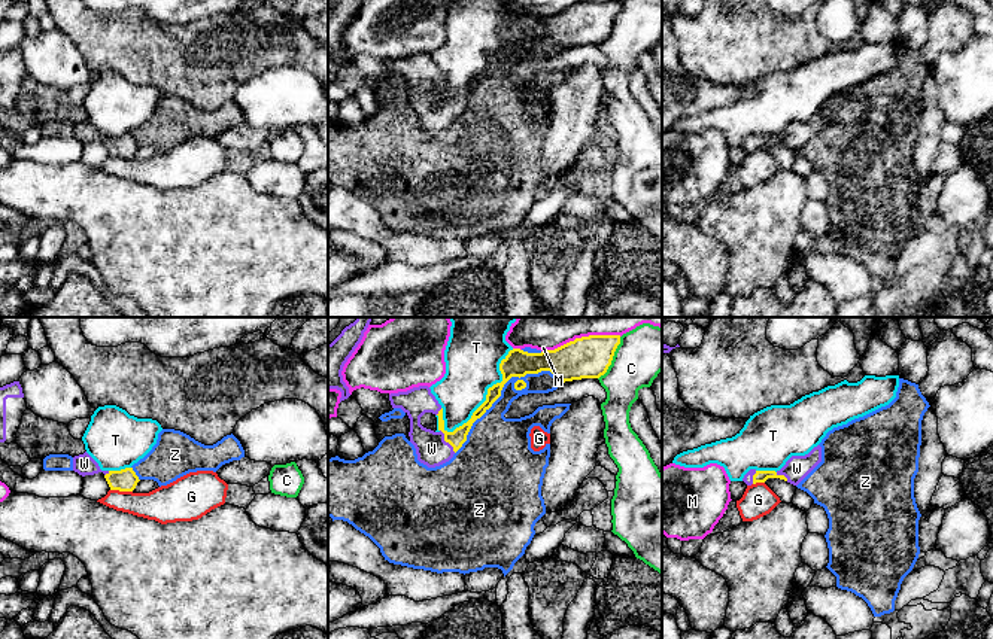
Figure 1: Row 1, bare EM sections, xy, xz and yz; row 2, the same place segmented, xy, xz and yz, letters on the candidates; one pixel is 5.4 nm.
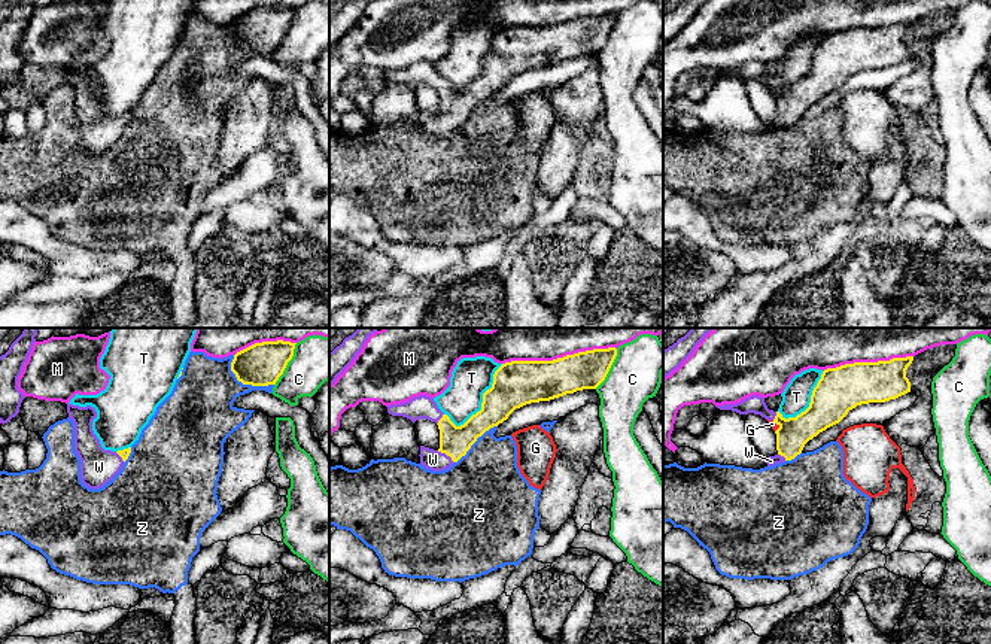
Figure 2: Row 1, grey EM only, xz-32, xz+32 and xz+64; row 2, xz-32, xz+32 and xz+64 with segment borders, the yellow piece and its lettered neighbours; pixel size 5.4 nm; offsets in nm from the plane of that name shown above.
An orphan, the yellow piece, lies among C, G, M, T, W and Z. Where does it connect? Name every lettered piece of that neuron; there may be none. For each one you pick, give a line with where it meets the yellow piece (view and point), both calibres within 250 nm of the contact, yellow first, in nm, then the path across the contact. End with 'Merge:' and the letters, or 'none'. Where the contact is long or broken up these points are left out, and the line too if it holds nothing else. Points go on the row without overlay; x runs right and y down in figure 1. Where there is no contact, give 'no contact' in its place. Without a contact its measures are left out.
W: xz (446, 107) | 90/170 nm | across xz (458, 103), (446, 107), (431, 115)
Merge: W

